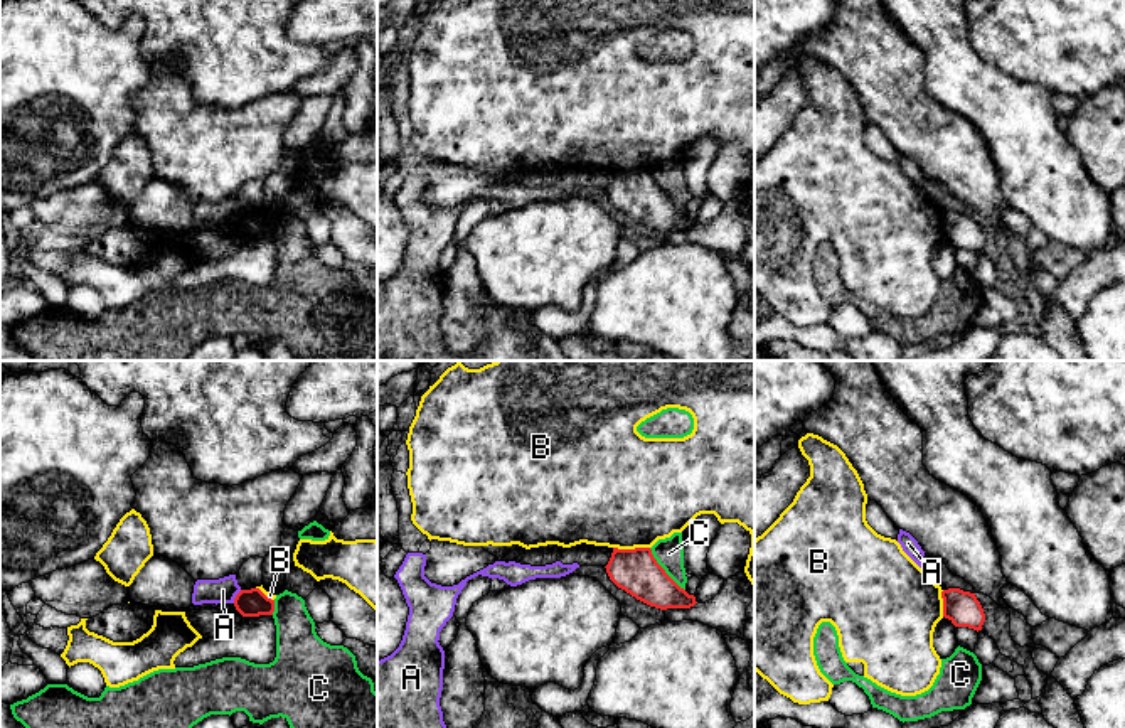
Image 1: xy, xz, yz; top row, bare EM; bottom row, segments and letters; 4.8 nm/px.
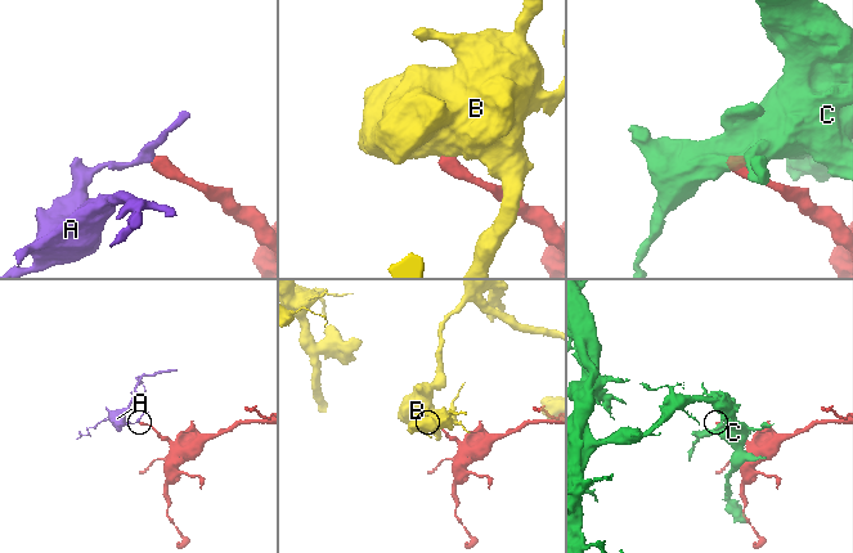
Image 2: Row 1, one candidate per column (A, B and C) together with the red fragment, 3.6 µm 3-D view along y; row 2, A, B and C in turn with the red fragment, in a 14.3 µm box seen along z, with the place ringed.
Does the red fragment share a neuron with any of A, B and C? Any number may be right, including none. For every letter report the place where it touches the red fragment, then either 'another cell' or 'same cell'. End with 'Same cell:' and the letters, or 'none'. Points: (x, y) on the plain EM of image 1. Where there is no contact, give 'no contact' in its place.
A: meets red in xy at (236, 219); another cell
B: meets red in xz at (632, 172); another cell
C: meets red in xz at (664, 192); another cell
Same cell: none

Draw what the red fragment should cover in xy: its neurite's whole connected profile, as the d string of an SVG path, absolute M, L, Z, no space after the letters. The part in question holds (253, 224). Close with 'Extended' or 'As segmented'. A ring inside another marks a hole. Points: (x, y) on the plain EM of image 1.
M259 211L241 212L234 221L234 229L243 239L273 238L275 222Z. As segmented

